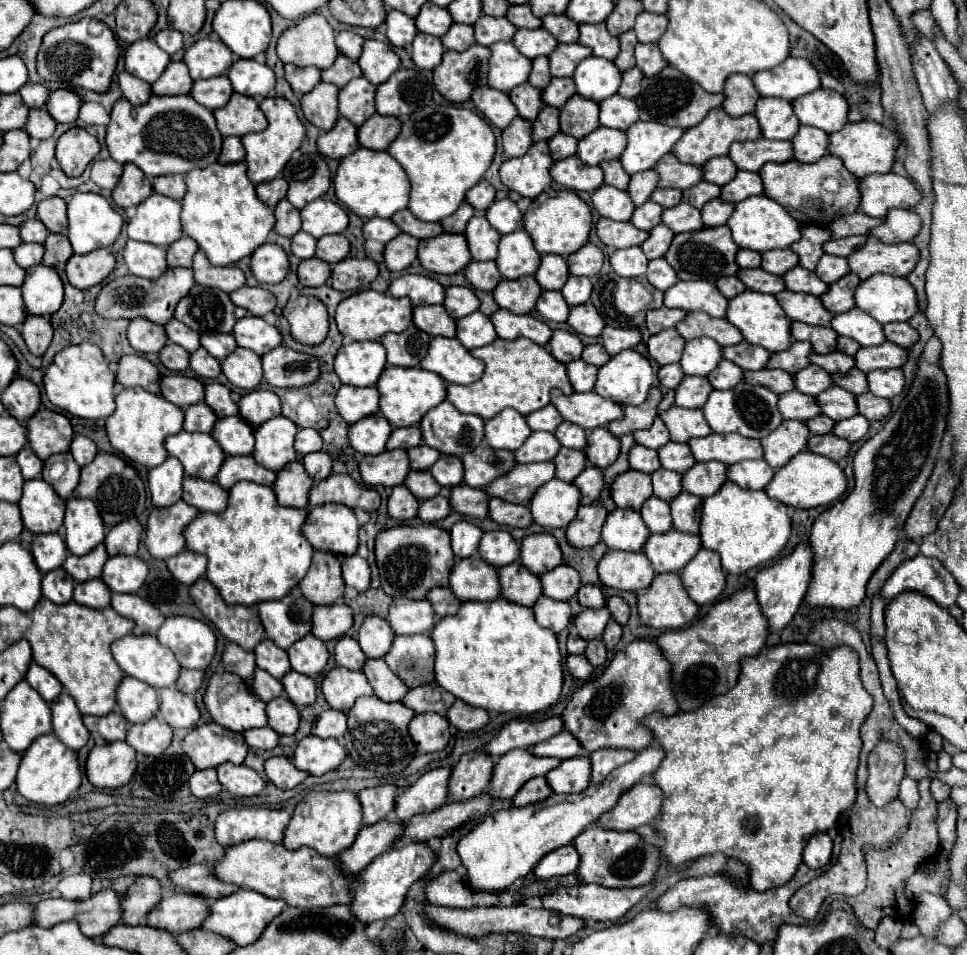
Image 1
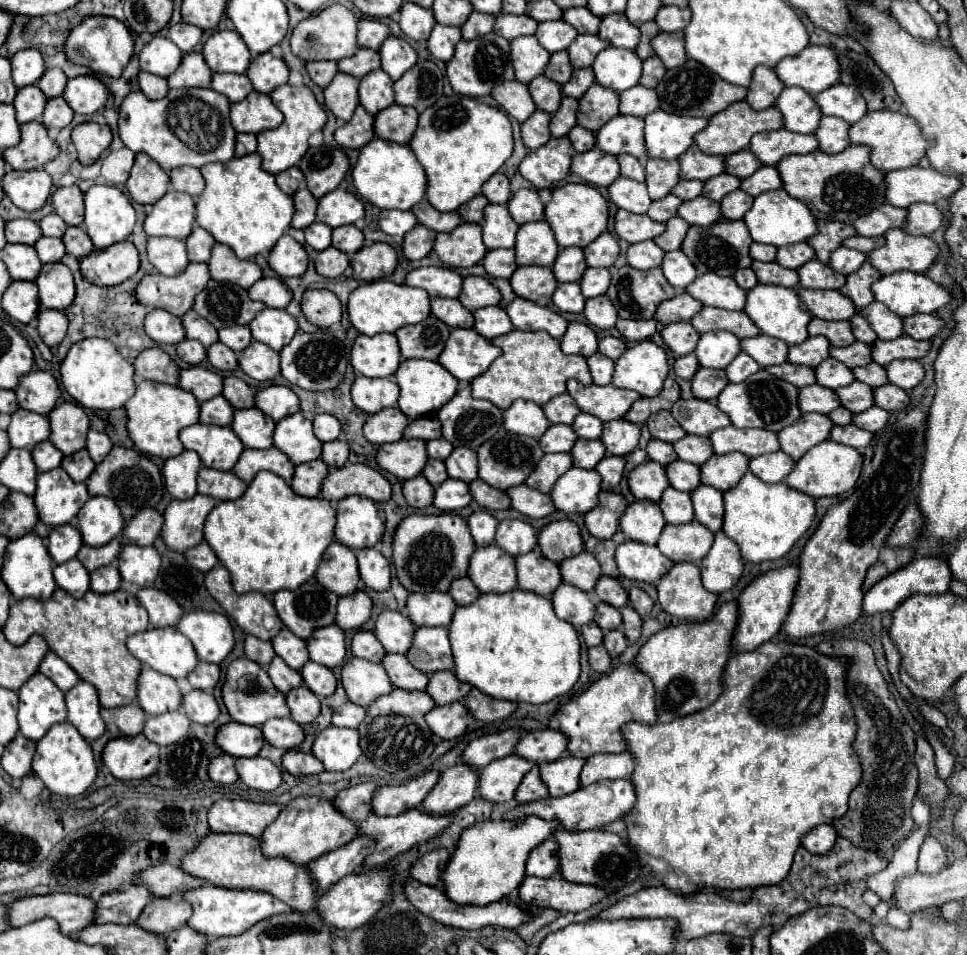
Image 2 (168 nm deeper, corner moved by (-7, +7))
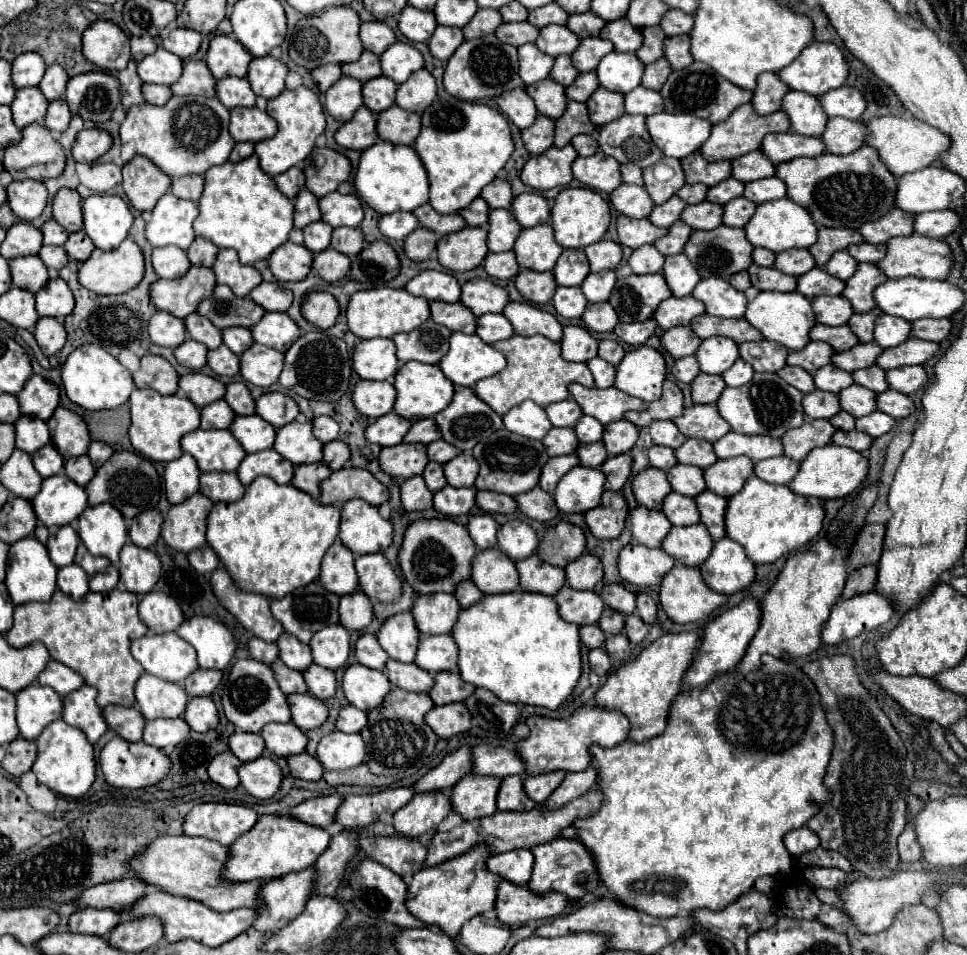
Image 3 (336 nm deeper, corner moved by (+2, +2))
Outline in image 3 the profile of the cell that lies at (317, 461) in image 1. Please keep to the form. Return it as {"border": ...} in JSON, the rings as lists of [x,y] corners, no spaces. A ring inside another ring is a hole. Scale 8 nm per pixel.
{"border":[[[330,441],[324,445],[324,459],[322,463],[328,465],[332,471],[338,471],[344,467],[344,463],[350,459],[348,445],[342,441]]]}

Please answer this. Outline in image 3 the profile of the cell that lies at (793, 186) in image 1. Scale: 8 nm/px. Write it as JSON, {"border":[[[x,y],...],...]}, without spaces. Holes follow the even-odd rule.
{"border":[[[860,147],[850,155],[822,153],[818,157],[798,157],[776,167],[776,177],[786,183],[786,197],[810,211],[818,227],[858,229],[866,221],[874,221],[894,207],[896,179],[878,161],[874,147]]]}

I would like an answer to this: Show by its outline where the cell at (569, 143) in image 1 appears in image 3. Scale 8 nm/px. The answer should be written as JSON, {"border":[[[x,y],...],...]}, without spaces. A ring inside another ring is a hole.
{"border":[[[586,133],[576,135],[576,137],[572,139],[572,145],[574,145],[574,149],[578,151],[580,157],[588,157],[588,155],[594,155],[594,153],[598,151],[596,139],[594,139],[592,135],[586,135]]]}

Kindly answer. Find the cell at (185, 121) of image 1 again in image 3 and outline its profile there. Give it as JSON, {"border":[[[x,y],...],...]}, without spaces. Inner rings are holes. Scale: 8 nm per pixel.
{"border":[[[172,97],[166,105],[134,105],[128,109],[124,123],[120,125],[120,139],[122,143],[132,143],[138,155],[148,157],[160,171],[168,177],[184,177],[184,175],[204,175],[210,167],[222,165],[228,161],[228,155],[234,147],[234,139],[228,133],[228,109],[216,99],[208,97]]]}

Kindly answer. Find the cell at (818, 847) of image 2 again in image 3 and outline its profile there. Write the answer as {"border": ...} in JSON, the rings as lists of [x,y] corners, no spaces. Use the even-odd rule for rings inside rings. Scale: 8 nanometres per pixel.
{"border":[[[802,827],[802,829],[794,829],[794,831],[786,833],[784,845],[790,851],[790,855],[796,857],[796,855],[804,855],[804,853],[814,851],[816,847],[820,847],[820,839],[808,827]]]}

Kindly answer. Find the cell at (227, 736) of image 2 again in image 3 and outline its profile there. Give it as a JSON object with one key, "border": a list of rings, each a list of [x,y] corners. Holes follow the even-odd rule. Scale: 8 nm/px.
{"border":[[[234,731],[230,735],[228,743],[232,755],[236,755],[240,761],[254,761],[262,755],[264,751],[264,741],[258,733],[244,733],[244,731]]]}

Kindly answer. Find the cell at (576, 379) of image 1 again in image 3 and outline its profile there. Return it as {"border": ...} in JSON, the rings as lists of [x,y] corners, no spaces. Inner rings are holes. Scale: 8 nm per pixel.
{"border":[[[600,357],[590,359],[586,365],[588,365],[588,369],[590,369],[592,375],[594,375],[596,387],[600,387],[600,389],[612,387],[612,383],[614,383],[614,373],[616,373],[614,365],[608,365],[608,363],[606,363],[604,359],[600,359]]]}

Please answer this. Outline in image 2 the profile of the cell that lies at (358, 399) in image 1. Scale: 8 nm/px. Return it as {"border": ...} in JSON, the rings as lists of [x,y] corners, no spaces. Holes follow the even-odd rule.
{"border":[[[357,376],[351,386],[351,396],[357,408],[367,414],[375,414],[383,408],[391,408],[399,400],[399,386],[389,378],[365,378]]]}

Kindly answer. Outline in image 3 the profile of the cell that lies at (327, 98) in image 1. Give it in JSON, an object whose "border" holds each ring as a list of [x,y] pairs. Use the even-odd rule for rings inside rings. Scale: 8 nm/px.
{"border":[[[340,77],[326,95],[326,113],[336,121],[346,123],[352,119],[354,111],[362,105],[362,83],[352,77]]]}

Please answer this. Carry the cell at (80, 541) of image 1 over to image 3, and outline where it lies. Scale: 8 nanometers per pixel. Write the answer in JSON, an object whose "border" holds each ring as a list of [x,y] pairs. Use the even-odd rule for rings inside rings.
{"border":[[[110,503],[86,507],[76,519],[76,533],[92,555],[104,555],[118,565],[118,553],[128,541],[126,519]]]}

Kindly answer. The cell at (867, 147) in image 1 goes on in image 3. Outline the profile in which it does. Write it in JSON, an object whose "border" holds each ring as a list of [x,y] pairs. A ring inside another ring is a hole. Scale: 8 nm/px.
{"border":[[[886,115],[886,117],[870,119],[864,125],[868,129],[864,145],[874,147],[878,151],[878,155],[880,155],[880,161],[896,177],[928,167],[950,145],[950,141],[948,141],[948,137],[944,133],[936,131],[934,127],[930,127],[928,123],[922,123],[918,119],[902,119],[902,117]]]}

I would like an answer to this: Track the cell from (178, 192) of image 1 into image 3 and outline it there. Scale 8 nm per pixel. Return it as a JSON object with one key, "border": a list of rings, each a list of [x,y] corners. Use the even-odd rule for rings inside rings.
{"border":[[[188,175],[188,177],[178,177],[178,179],[172,179],[172,187],[170,191],[180,197],[180,199],[190,199],[190,201],[198,201],[200,195],[202,195],[202,189],[204,189],[204,179],[200,175]]]}

